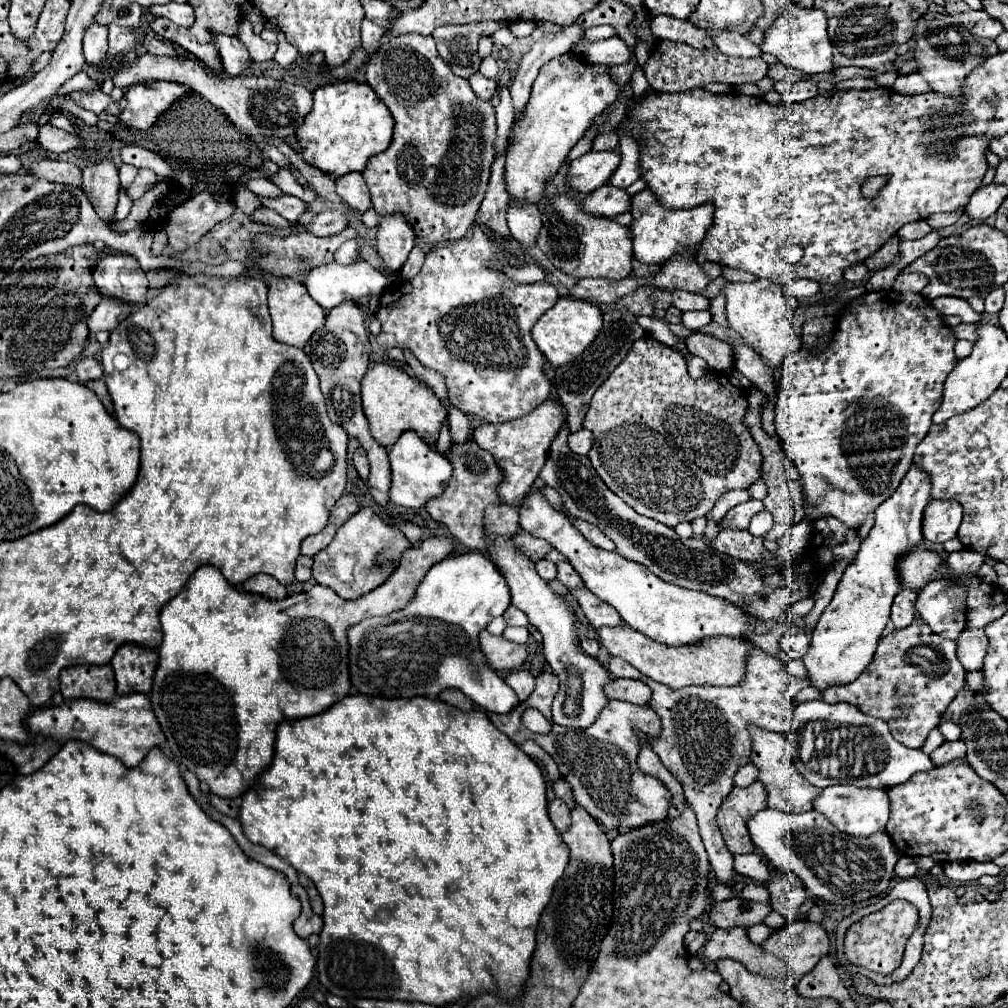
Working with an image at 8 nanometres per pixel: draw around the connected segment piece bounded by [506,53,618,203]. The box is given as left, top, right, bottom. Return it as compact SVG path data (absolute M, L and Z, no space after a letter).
M564 53L548 61L540 69L528 107L512 131L512 145L506 155L506 185L510 197L536 203L544 193L544 181L558 171L570 149L594 123L594 117L612 105L616 97L618 85L612 81L608 65L590 65L574 53Z

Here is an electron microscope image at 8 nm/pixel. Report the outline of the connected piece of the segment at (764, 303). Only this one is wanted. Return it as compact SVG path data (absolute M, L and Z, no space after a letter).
M756 279L752 283L724 283L722 293L726 295L726 315L728 315L730 329L740 333L762 355L762 359L770 369L776 369L792 351L800 347L800 337L796 337L792 329L792 313L798 307L798 301L788 299L780 283L772 283L770 279Z

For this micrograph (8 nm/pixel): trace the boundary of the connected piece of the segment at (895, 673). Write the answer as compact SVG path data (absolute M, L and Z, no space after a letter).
M914 619L914 623L910 623L908 627L894 629L892 633L888 633L886 637L882 637L878 641L874 659L864 669L864 673L860 673L852 683L846 683L842 687L824 689L822 699L826 703L844 701L844 703L858 707L864 715L884 719L896 741L900 741L906 747L922 747L928 733L942 721L944 711L948 709L952 699L958 695L958 691L964 687L964 677L966 677L966 669L958 663L956 643L934 635L922 619Z

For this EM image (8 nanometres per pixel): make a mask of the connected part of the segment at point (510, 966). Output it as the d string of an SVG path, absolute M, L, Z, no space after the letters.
M346 695L344 699L340 699L336 705L328 707L326 711L312 715L312 717L302 717L302 719L284 719L278 725L276 731L276 745L274 745L274 759L272 765L258 775L258 779L254 781L254 785L242 793L242 805L240 805L240 813L238 813L238 821L242 823L242 831L244 835L258 845L264 845L270 851L276 851L276 855L280 855L284 861L288 861L298 873L308 875L322 901L324 901L324 927L320 931L320 943L318 943L318 979L320 983L332 993L338 995L342 999L402 999L402 1001L420 1001L420 1003L430 1003L430 1005L448 1005L450 1001L456 1001L464 995L478 995L480 991L498 991L504 997L516 997L518 991L522 989L520 983L524 983L528 979L528 963L534 951L534 935L536 935L536 927L538 927L538 919L542 909L548 905L548 899L554 891L554 885L558 883L558 879L564 873L564 867L568 865L568 847L564 845L564 841L560 839L558 831L554 829L548 811L546 811L546 783L544 783L544 775L538 767L538 763L528 757L518 745L514 745L502 731L498 731L496 727L492 727L492 721L488 719L486 711L482 709L472 709L472 711L460 711L448 703L440 703L438 699L430 699L430 697L412 697L412 699L384 699L384 697L370 697L370 695Z

